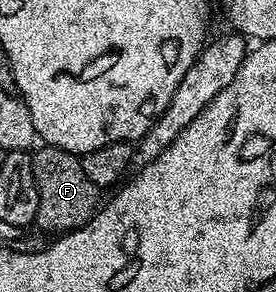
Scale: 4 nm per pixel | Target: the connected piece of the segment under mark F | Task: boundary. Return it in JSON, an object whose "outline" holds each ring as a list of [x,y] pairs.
{"outline":[[[44,145],[32,153],[32,166],[34,183],[38,187],[35,224],[41,225],[46,232],[63,235],[74,229],[81,229],[101,208],[102,191],[97,185],[90,183],[86,171],[82,171],[82,163],[77,154],[67,153],[53,145]]]}

